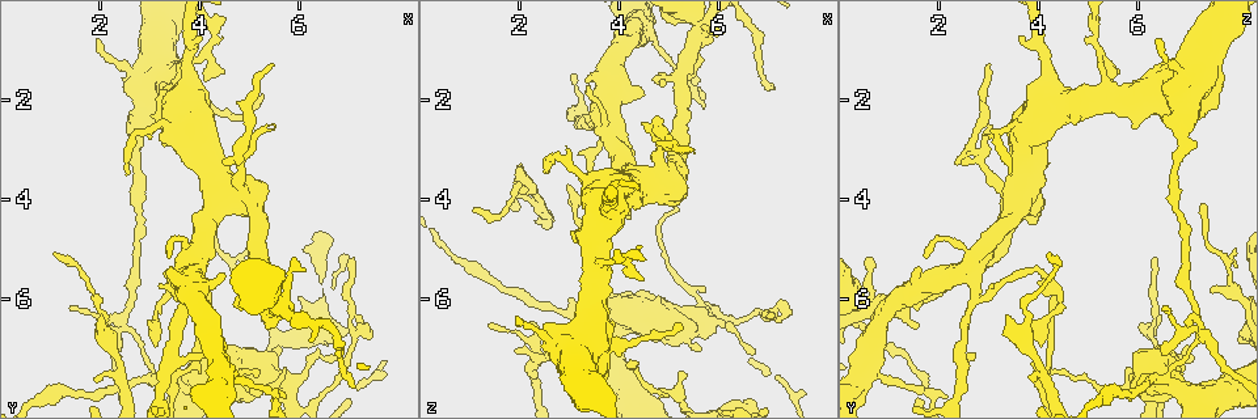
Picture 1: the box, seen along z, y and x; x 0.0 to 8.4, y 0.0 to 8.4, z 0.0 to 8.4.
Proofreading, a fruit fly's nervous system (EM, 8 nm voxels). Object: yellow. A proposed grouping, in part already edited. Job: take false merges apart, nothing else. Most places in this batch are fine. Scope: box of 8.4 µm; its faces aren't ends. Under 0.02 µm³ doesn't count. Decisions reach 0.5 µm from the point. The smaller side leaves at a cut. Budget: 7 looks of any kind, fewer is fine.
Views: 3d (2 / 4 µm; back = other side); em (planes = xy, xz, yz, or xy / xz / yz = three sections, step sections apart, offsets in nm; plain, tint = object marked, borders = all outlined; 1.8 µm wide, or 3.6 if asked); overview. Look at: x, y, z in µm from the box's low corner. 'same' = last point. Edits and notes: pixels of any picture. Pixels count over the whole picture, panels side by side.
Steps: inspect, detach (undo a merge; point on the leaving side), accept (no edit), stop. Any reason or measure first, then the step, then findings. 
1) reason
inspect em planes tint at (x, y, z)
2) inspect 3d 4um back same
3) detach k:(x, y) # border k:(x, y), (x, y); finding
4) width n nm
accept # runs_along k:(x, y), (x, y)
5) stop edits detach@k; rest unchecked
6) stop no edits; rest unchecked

calibre changes
inspect em 3.6um yz step 4 tint at (3.70, 2.35, 4.05)

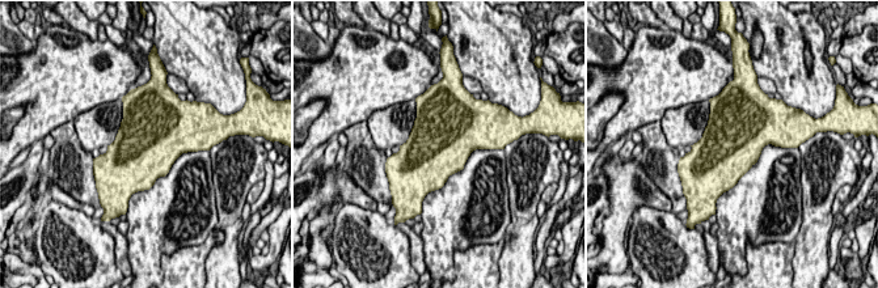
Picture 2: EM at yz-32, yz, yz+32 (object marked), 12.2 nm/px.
cut it another way
inspect em 3.6um planes tint same

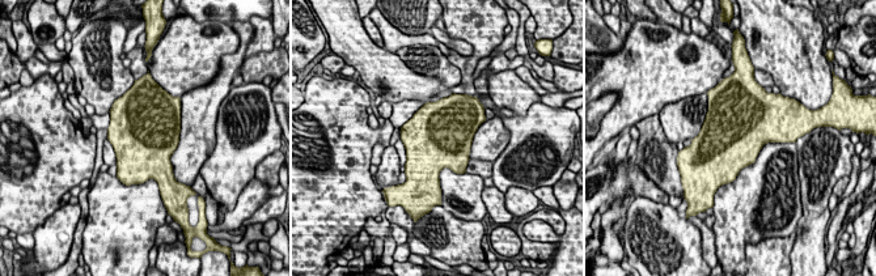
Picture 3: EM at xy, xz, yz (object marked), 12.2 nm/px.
width 800 nm
accept # continuous, no second neuron

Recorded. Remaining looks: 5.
sharp bend
inspect 3d 4um at (4.25, 0.90, 5.15)

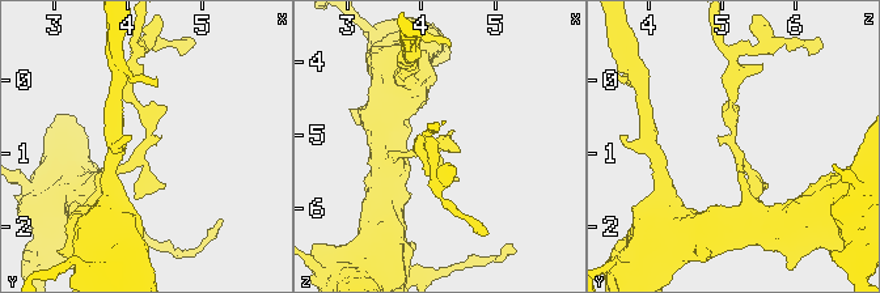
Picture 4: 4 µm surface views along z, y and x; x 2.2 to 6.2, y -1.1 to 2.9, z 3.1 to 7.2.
shape alone is not enough
inspect em planes tint at (4.25, 0.90, 5.15)

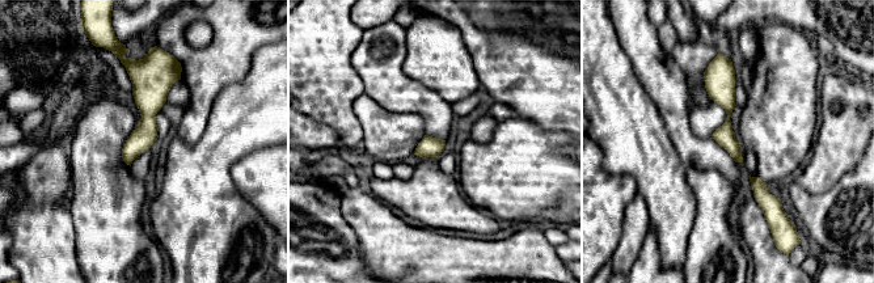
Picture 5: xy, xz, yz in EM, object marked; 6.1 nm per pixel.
accept # all the same neuron

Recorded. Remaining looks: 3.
calibre changes
inspect em yz step 16 tint at (5.60, 7.65, 6.40)

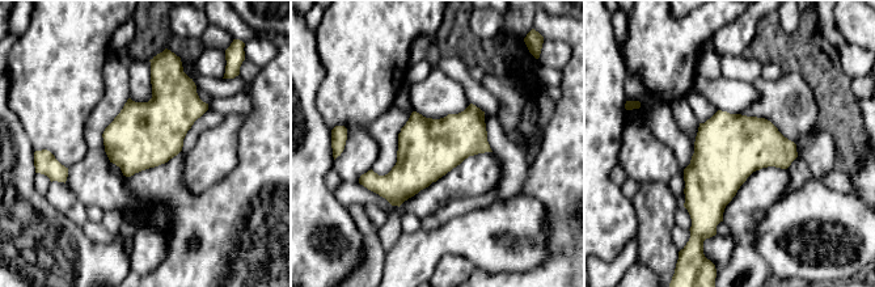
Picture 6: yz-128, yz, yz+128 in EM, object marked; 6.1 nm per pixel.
another direction
inspect em xy step 8 tint same

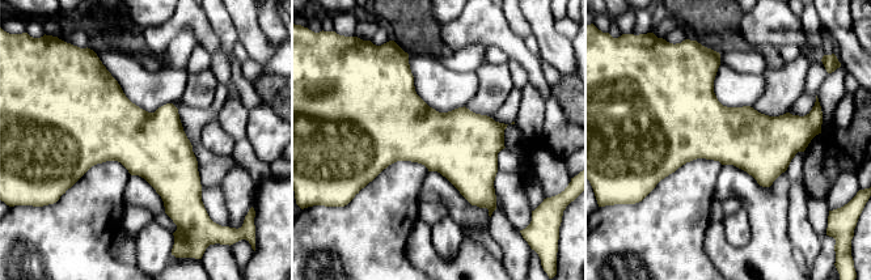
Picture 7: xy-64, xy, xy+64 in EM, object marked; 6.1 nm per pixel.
accept # one neuron here

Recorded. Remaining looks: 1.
stop no edits; rest unchecked

